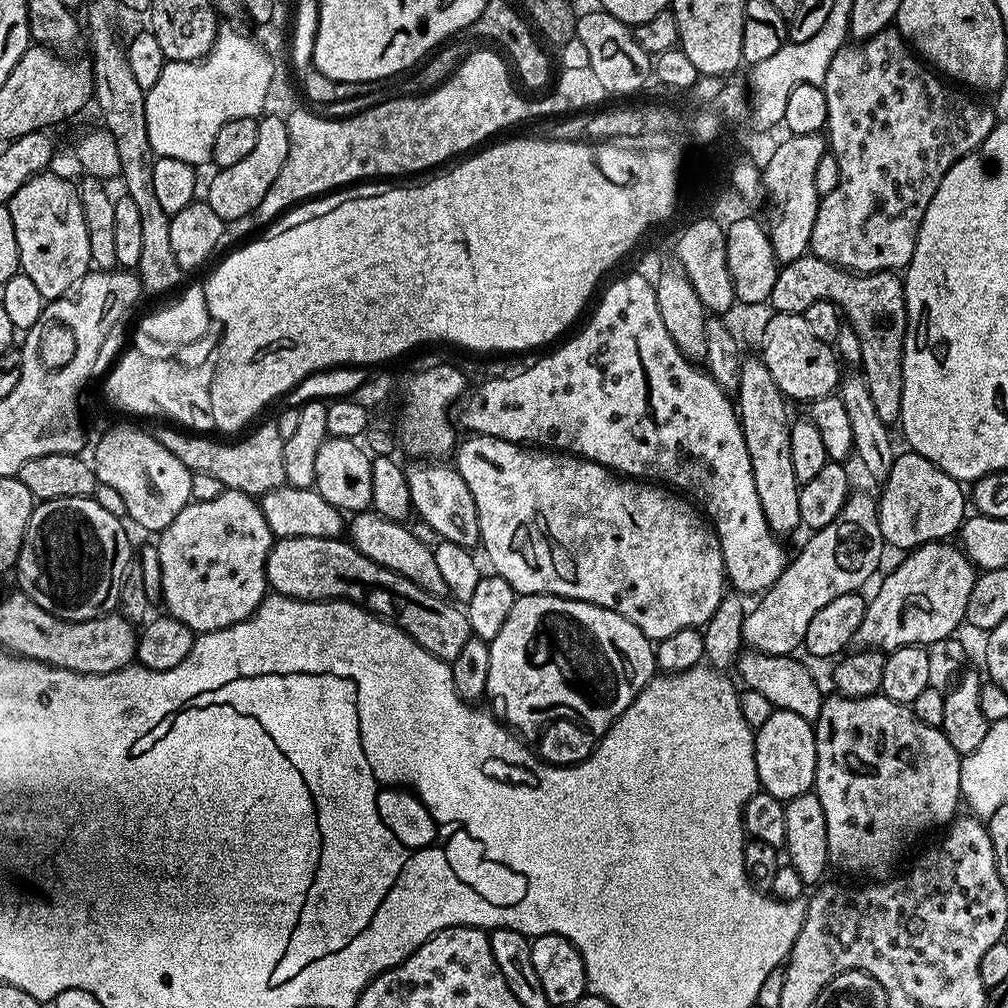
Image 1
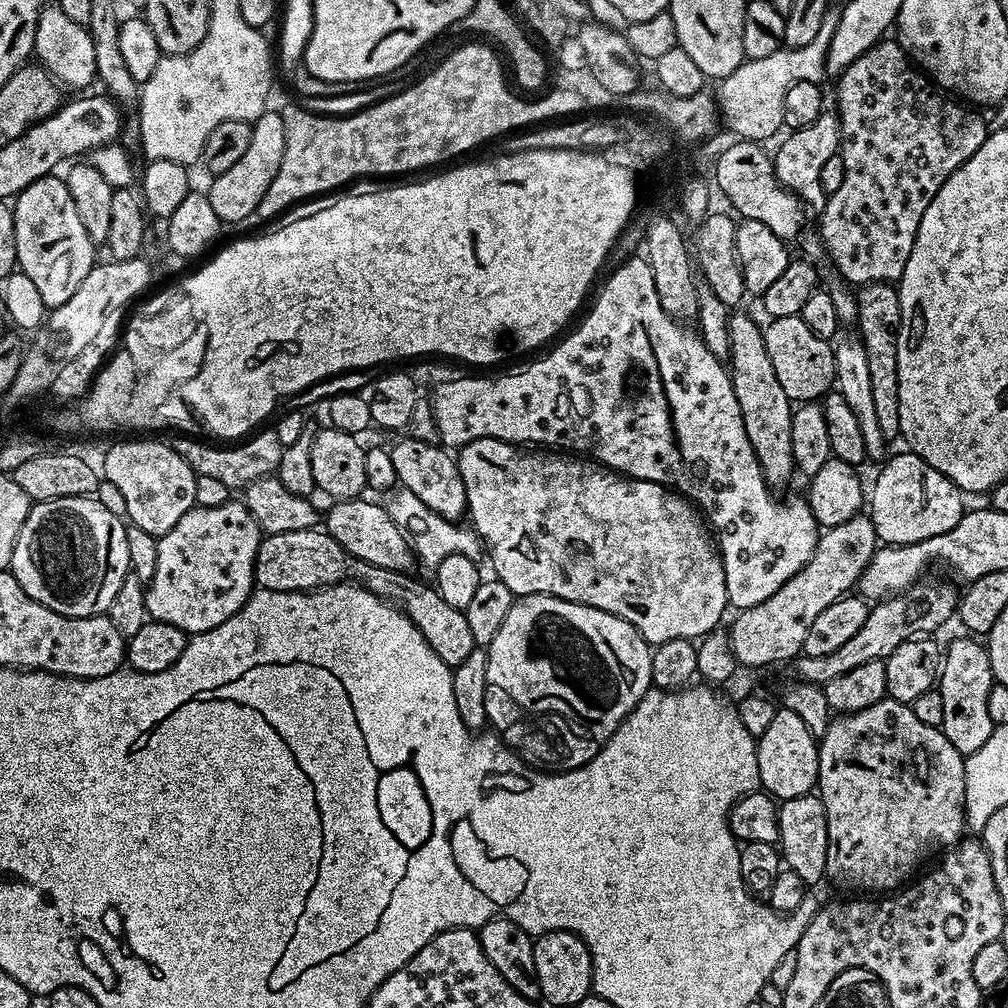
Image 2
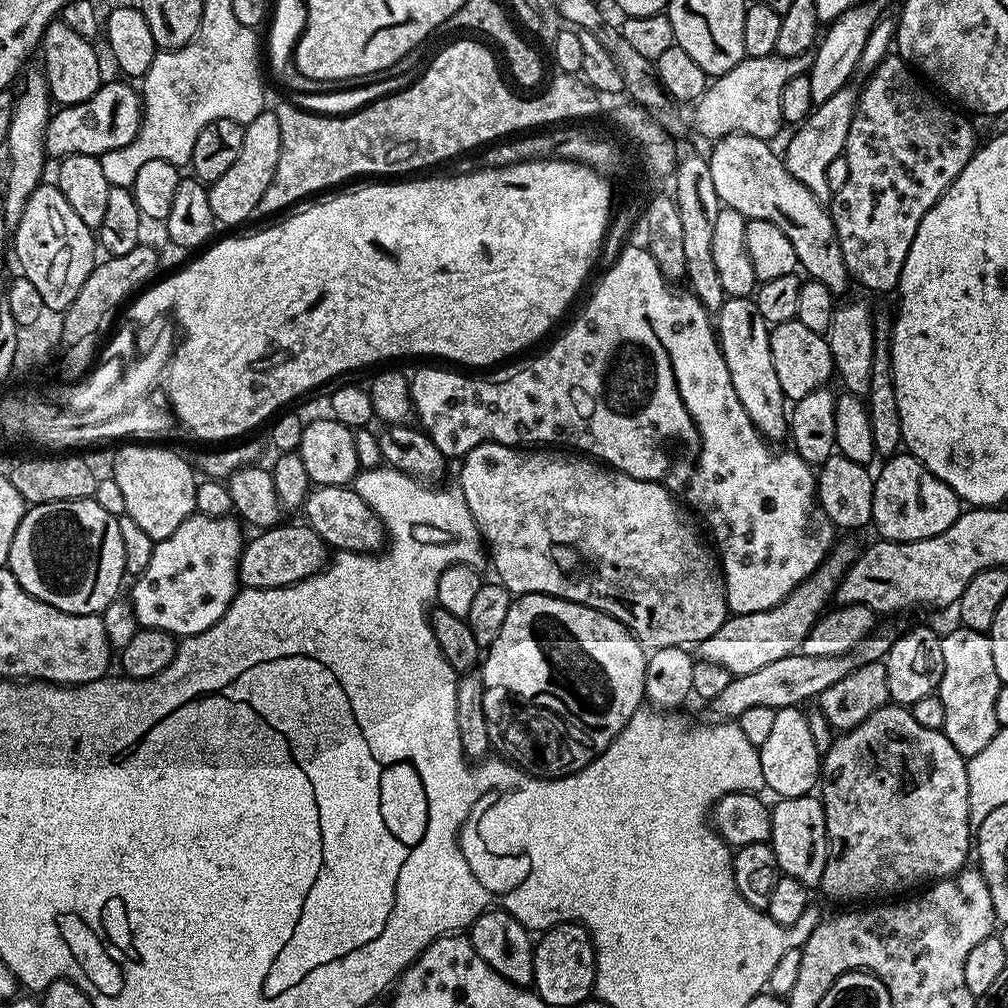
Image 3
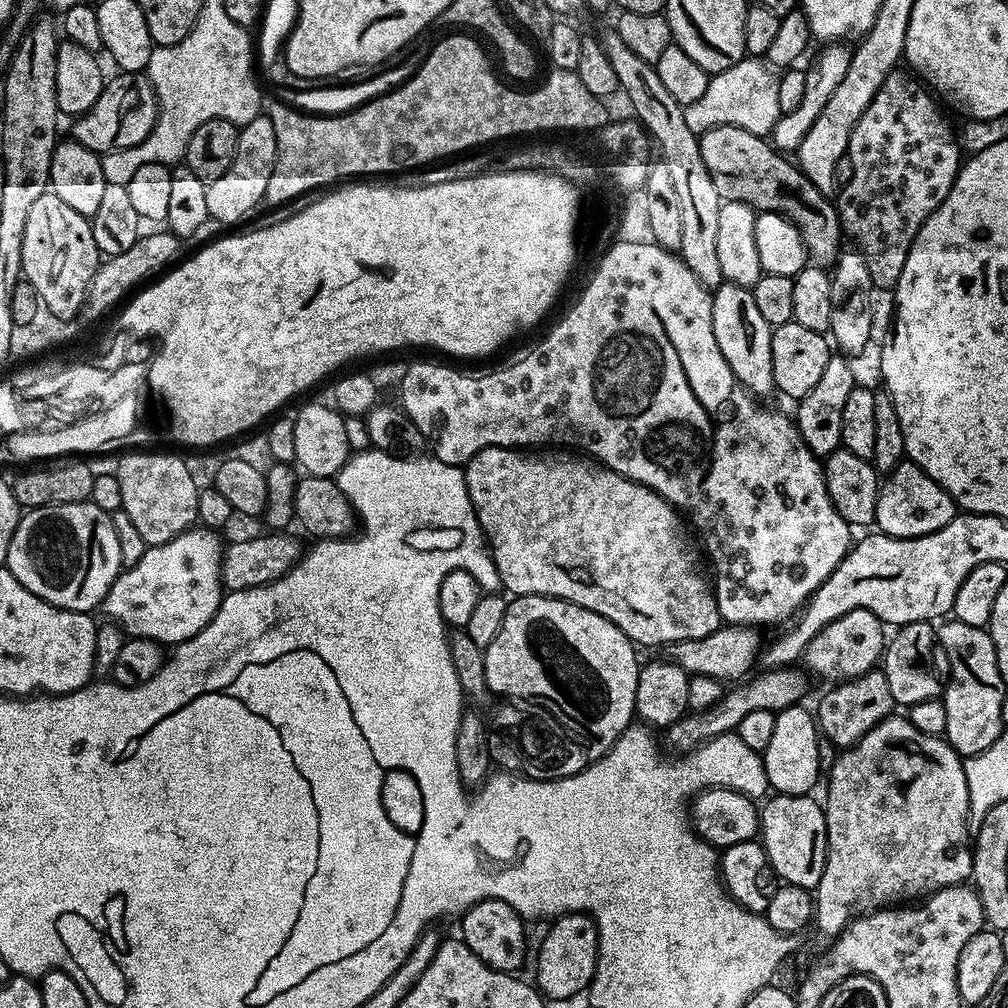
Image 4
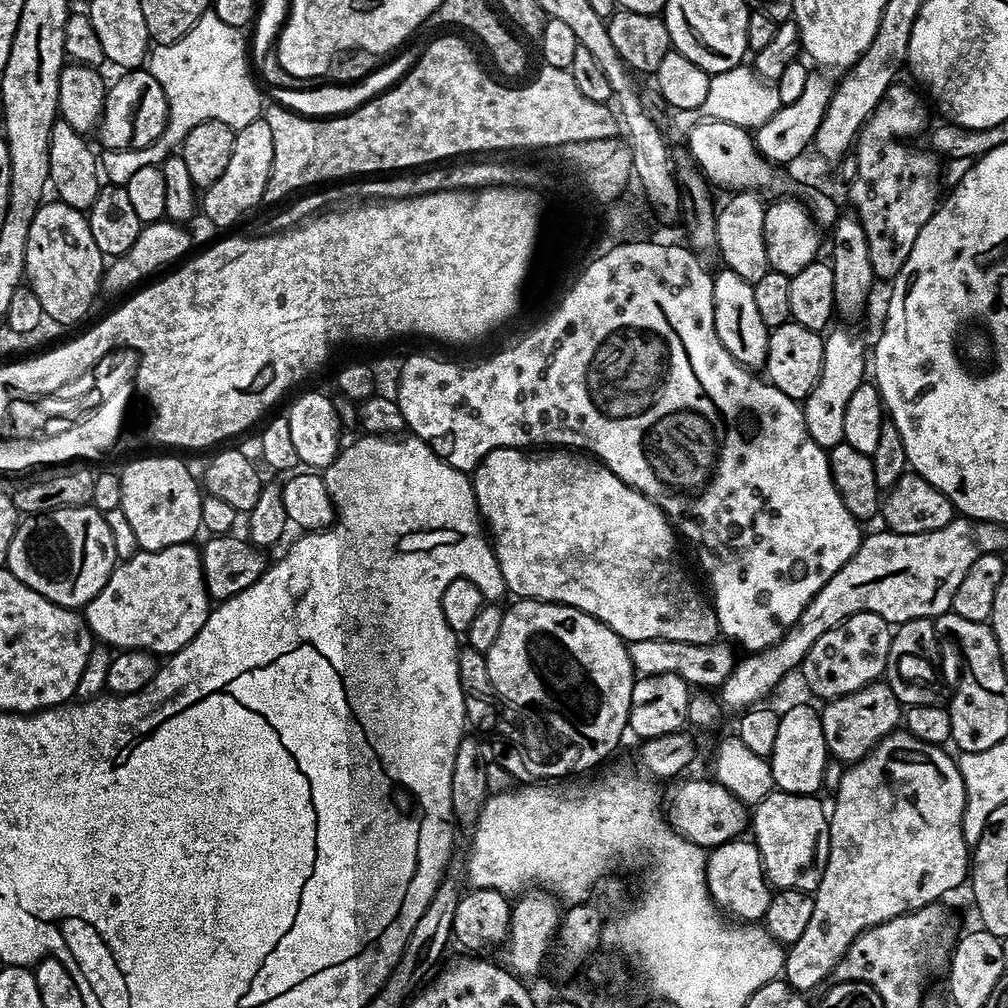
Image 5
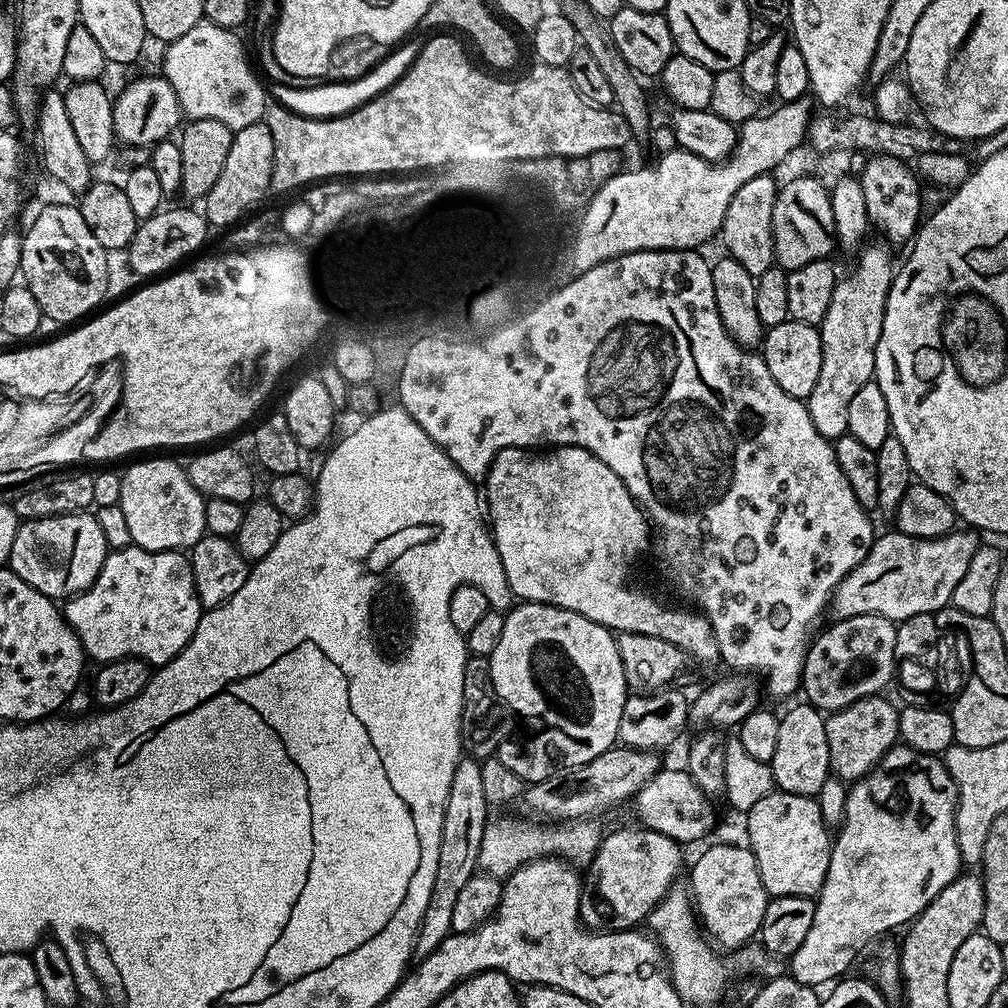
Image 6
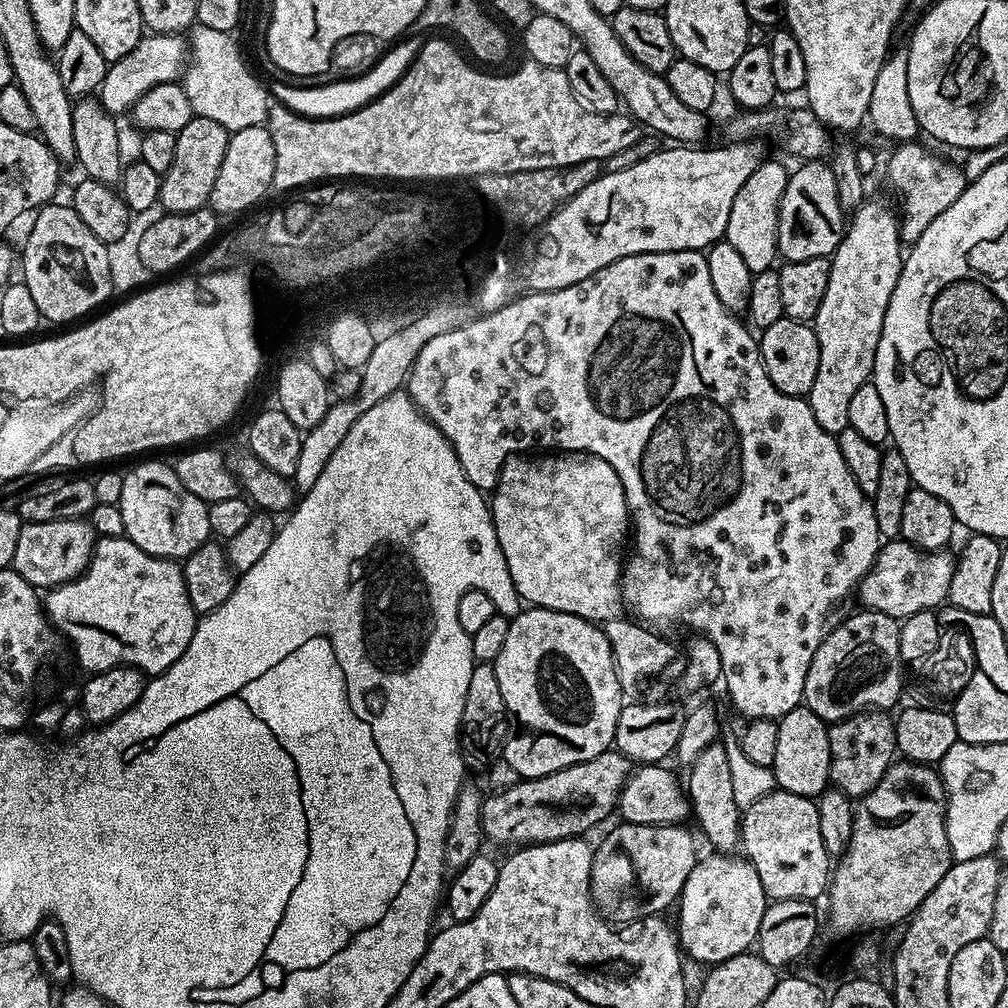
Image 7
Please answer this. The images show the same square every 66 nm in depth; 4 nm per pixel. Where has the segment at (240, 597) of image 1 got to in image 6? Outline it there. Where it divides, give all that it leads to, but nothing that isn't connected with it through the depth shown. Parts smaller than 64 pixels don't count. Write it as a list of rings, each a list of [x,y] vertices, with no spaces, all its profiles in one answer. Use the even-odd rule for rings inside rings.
[[[135,546],[109,551],[100,563],[95,580],[83,592],[68,597],[62,611],[65,622],[78,634],[89,661],[107,662],[133,656],[147,660],[152,666],[167,664],[188,645],[202,615],[189,557],[180,550],[147,552],[145,548]]]

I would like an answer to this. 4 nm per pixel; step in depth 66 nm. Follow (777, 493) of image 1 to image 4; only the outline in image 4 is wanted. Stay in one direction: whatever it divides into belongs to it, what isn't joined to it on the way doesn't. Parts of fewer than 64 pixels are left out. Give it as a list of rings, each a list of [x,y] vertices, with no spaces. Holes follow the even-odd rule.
[[[727,282],[715,289],[712,292],[712,325],[714,342],[718,342],[722,358],[726,358],[730,370],[734,370],[734,378],[738,378],[742,387],[757,398],[773,395],[776,386],[772,361],[773,325],[762,318],[752,289]]]

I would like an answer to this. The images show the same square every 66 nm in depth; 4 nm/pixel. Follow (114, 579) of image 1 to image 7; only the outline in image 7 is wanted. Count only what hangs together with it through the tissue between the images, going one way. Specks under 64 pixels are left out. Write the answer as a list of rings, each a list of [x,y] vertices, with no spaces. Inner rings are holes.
[[[87,519],[79,520],[55,520],[54,522],[25,523],[18,534],[18,546],[14,546],[14,558],[11,567],[27,584],[37,590],[51,590],[59,584],[65,584],[73,580],[83,572],[88,565],[88,557],[92,555],[92,547],[95,546],[98,536],[93,531]]]

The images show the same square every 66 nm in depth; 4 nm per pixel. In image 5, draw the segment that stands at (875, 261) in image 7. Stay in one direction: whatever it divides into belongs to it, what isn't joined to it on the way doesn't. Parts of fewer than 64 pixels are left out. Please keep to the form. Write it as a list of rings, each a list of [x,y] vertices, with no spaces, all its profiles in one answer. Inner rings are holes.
[[[833,327],[824,336],[824,357],[822,358],[822,374],[818,374],[818,382],[814,390],[802,402],[806,430],[818,446],[825,450],[844,443],[842,425],[846,414],[846,405],[854,390],[865,383],[864,376],[864,344],[848,328]]]

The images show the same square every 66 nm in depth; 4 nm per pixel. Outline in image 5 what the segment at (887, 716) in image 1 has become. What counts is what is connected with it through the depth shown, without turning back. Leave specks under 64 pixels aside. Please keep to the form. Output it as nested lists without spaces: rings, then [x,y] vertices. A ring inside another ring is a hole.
[[[897,730],[895,732],[891,732],[890,734],[886,734],[882,737],[878,743],[869,750],[869,752],[863,756],[862,759],[857,764],[849,764],[844,769],[844,773],[842,774],[841,781],[838,785],[838,788],[834,791],[834,798],[836,801],[833,802],[832,808],[830,804],[830,815],[828,817],[828,833],[830,834],[830,850],[828,851],[828,861],[826,862],[826,870],[822,874],[822,882],[818,887],[816,887],[815,893],[812,896],[812,901],[814,902],[814,914],[810,914],[810,923],[806,925],[806,931],[802,933],[802,938],[798,938],[798,942],[794,942],[793,944],[787,945],[786,951],[784,953],[784,971],[782,973],[783,979],[786,981],[790,987],[794,987],[795,984],[808,984],[812,987],[813,990],[820,988],[820,983],[825,979],[826,981],[831,977],[832,971],[834,970],[834,966],[838,966],[838,962],[843,958],[846,954],[846,950],[849,946],[854,942],[854,938],[858,938],[858,934],[862,934],[866,930],[870,930],[874,926],[878,926],[882,922],[886,922],[890,918],[898,918],[902,914],[906,914],[907,912],[913,912],[914,910],[918,910],[922,906],[926,906],[927,904],[935,904],[937,902],[943,901],[945,898],[944,895],[947,892],[952,892],[956,887],[959,886],[960,883],[967,881],[970,876],[970,846],[966,842],[966,838],[962,834],[962,822],[964,821],[964,807],[966,806],[966,790],[964,789],[964,783],[962,782],[962,774],[960,773],[959,763],[955,759],[952,760],[950,757],[944,753],[945,749],[938,744],[931,744],[930,742],[922,742],[922,738],[914,738],[914,734],[910,734],[906,730]]]

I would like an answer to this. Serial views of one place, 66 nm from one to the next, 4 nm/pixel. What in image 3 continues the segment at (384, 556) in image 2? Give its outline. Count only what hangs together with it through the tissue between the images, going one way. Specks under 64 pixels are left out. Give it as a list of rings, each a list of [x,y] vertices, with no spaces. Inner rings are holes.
[[[321,484],[313,487],[304,500],[302,515],[305,516],[303,519],[308,527],[316,531],[332,550],[372,554],[381,547],[386,536],[380,516],[374,514],[372,507],[356,493],[355,487],[347,484],[338,486]]]

